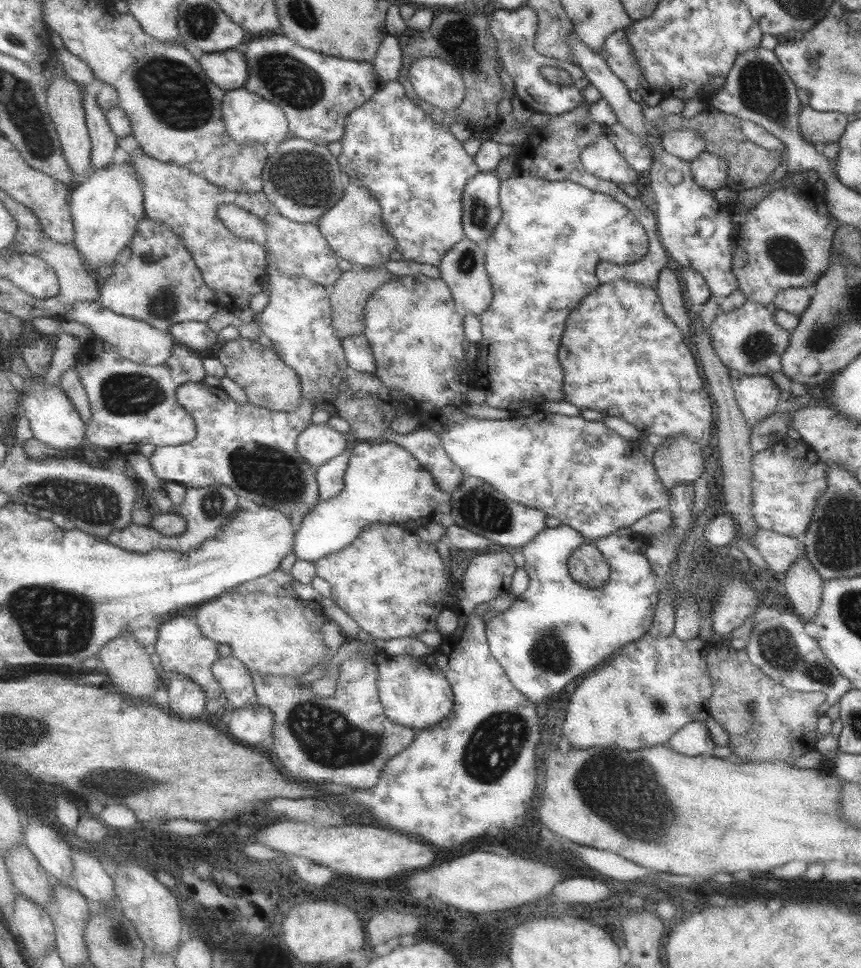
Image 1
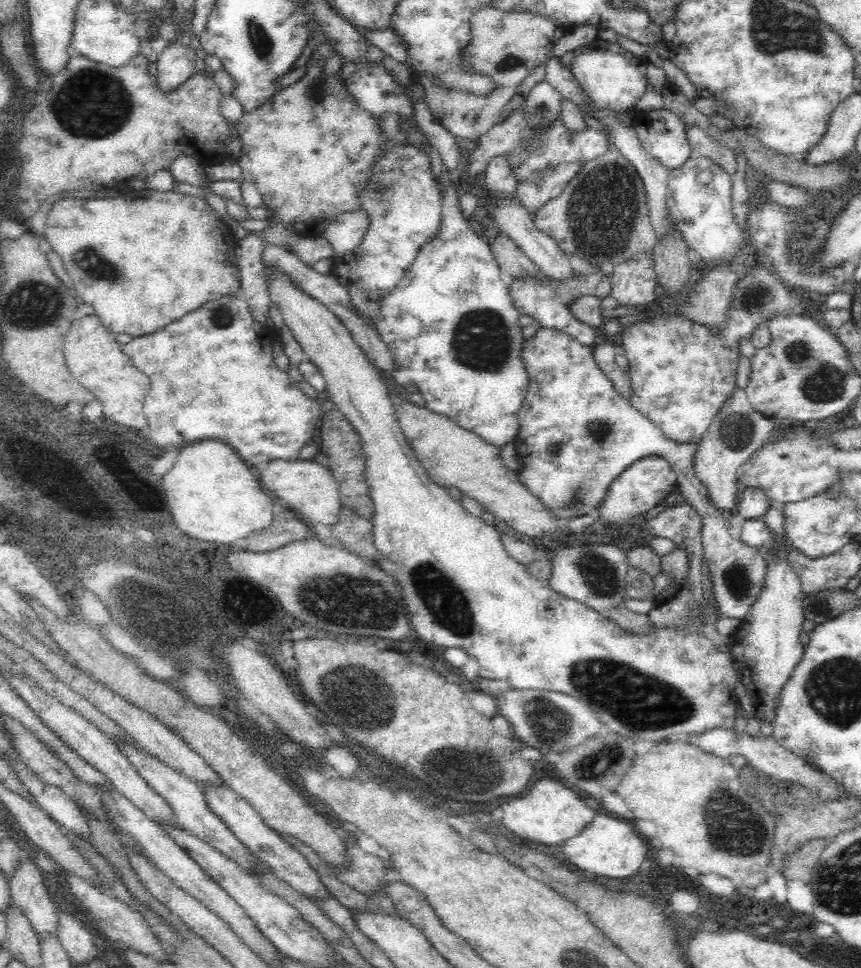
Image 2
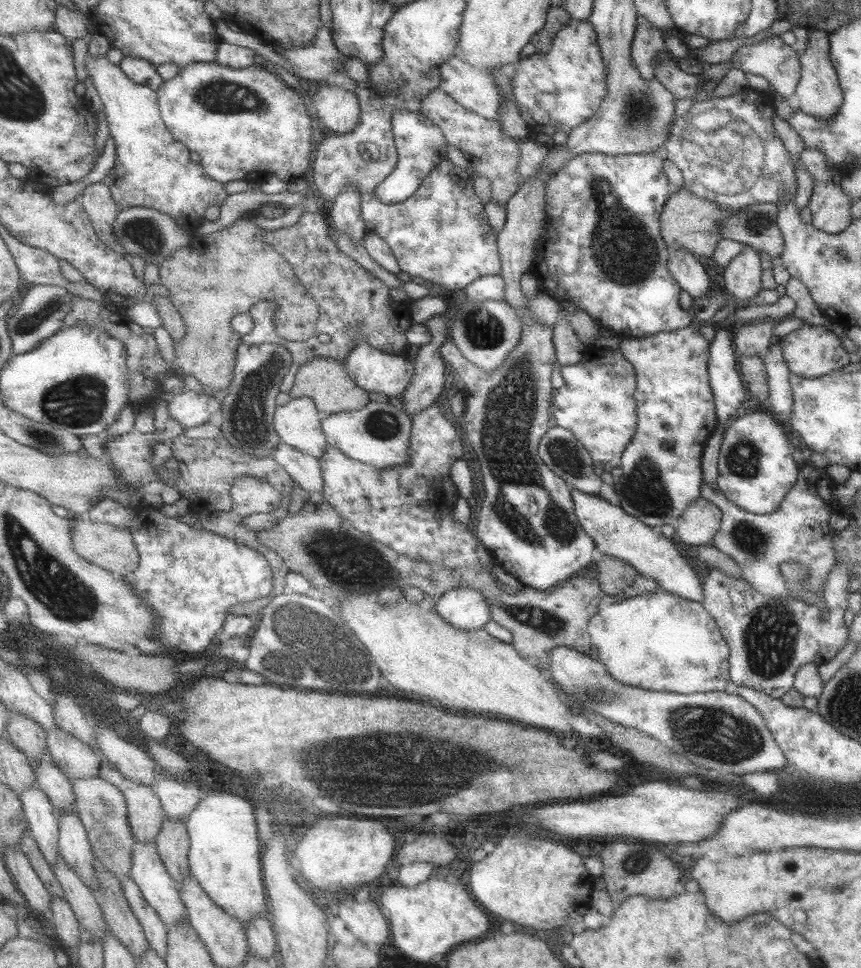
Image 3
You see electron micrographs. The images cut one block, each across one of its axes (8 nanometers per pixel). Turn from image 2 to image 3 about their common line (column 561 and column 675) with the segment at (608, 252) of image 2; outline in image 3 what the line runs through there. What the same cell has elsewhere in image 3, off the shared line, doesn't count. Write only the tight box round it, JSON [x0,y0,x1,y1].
[659,188,785,262]

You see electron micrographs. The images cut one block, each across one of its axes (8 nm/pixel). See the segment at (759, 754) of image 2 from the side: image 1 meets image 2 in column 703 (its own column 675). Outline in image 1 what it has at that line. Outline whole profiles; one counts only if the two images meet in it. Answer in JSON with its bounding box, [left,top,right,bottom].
[669,722,713,756]

